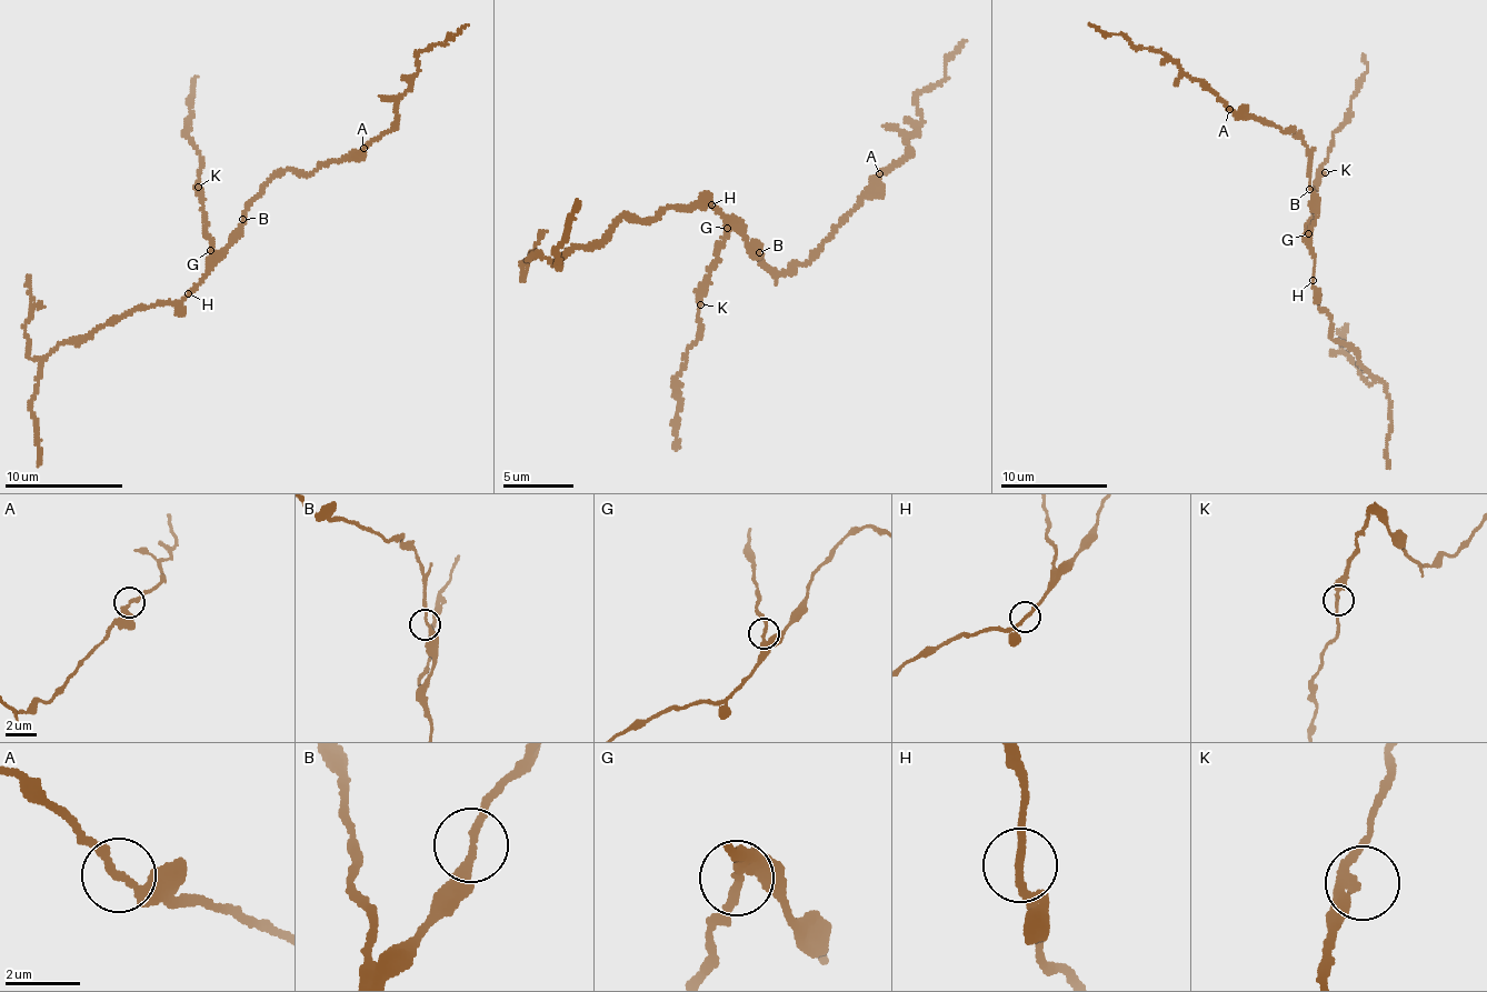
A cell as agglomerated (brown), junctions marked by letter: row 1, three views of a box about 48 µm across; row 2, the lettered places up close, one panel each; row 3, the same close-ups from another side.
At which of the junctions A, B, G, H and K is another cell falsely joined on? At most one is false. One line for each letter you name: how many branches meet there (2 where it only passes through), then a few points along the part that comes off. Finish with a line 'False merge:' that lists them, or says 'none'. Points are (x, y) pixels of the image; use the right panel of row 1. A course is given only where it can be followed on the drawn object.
False merge: none

